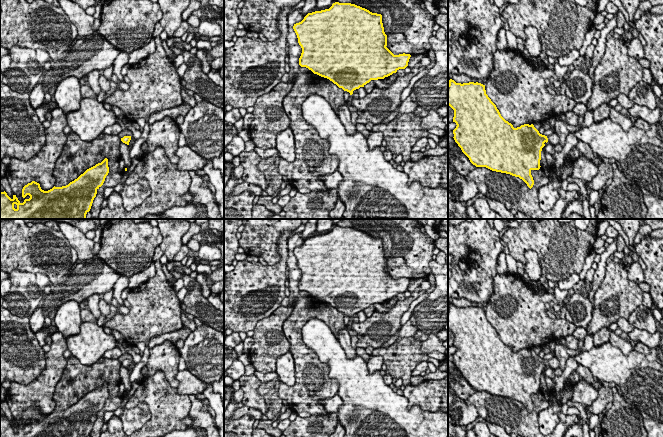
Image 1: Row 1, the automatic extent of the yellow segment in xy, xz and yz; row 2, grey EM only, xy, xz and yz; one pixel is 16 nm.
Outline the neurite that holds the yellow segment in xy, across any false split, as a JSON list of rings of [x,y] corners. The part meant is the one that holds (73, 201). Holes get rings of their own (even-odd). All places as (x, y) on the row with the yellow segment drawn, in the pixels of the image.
[[[105,158],[66,186],[54,186],[44,191],[39,183],[35,181],[28,183],[22,189],[22,197],[25,199],[23,203],[16,195],[11,199],[5,191],[0,192],[0,219],[86,219],[97,190],[103,185],[108,173],[108,159]]]

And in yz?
[[[450,79],[448,84],[448,105],[454,110],[453,122],[457,125],[453,130],[453,138],[473,165],[476,167],[486,167],[492,171],[519,177],[530,189],[533,187],[534,180],[531,171],[539,170],[541,167],[541,151],[545,146],[545,142],[547,143],[549,141],[554,146],[559,144],[559,136],[557,133],[552,133],[547,137],[540,134],[533,124],[524,124],[514,128],[511,123],[501,116],[496,105],[488,97],[485,85],[478,82],[461,84]]]

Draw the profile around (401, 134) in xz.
[[[414,113],[398,114],[387,124],[375,124],[371,132],[381,132],[392,154],[410,156],[418,140],[430,134],[421,127],[422,117]]]

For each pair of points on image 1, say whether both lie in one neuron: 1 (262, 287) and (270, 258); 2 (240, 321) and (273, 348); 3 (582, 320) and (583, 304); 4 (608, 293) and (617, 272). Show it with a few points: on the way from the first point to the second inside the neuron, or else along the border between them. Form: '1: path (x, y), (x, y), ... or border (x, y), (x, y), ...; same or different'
1: border (277, 243), (280, 259), (268, 265); different
2: border (270, 314), (262, 318), (253, 330); different
3: path (582, 316), (582, 308); same
4: path (613, 288), (616, 285), (616, 277); same

